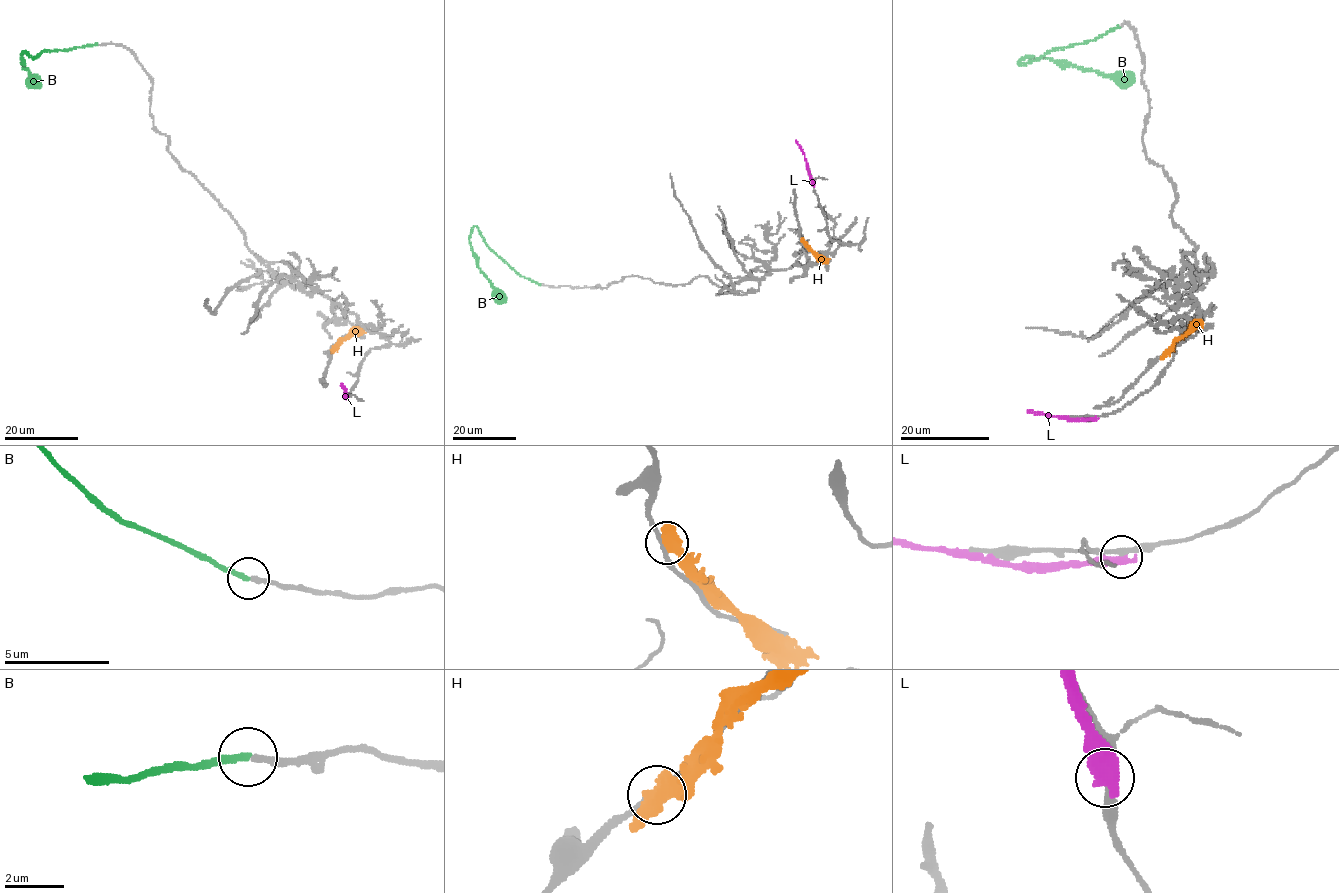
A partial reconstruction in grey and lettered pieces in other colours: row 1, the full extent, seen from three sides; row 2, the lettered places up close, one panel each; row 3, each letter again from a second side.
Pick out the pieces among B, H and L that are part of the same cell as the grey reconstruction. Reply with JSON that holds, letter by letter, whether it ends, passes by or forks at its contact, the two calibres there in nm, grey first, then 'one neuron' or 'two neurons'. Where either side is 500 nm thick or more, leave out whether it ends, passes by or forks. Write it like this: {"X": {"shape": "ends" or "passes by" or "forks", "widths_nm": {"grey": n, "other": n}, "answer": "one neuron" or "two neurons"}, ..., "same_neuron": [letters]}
{"B": {"shape": "ends", "widths_nm": {"grey": 240, "other": 240}, "answer": "one neuron"}, "H": {"widths_nm": {"grey": 190, "other": 500}, "answer": "two neurons"}, "L": {"widths_nm": {"grey": 260, "other": 600}, "answer": "two neurons"}, "same_neuron": ["B"]}

